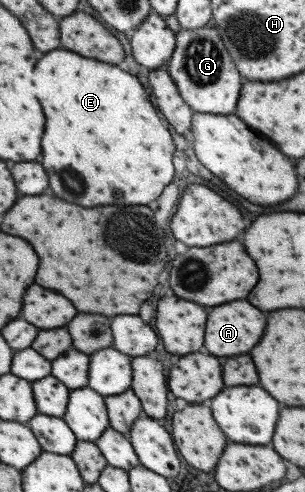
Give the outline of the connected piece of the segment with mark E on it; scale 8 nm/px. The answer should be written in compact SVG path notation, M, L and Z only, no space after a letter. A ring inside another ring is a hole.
M51 50L35 64L33 86L39 84L35 100L47 112L53 138L41 138L41 166L47 166L49 190L85 208L97 204L153 202L163 184L171 182L173 142L137 78L67 50ZM55 124L55 128L51 128ZM67 168L67 170L63 170Z

